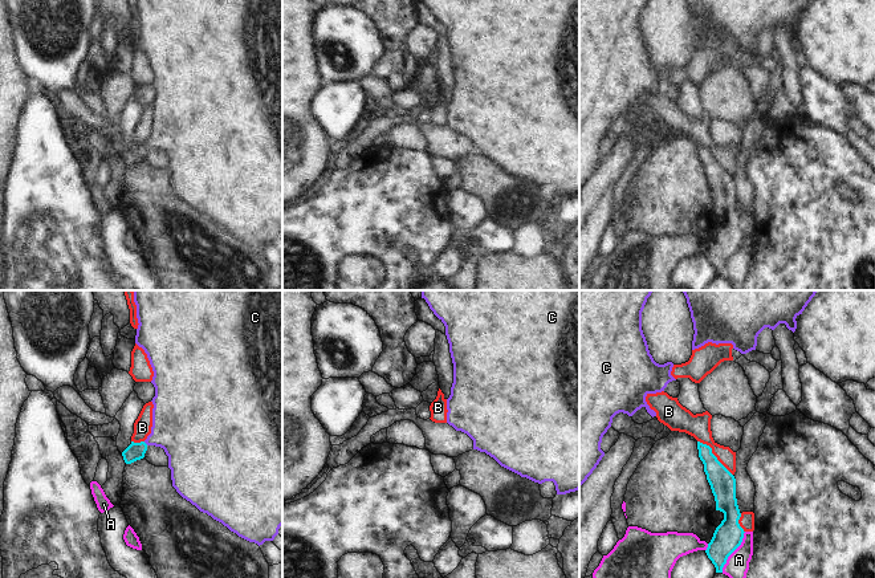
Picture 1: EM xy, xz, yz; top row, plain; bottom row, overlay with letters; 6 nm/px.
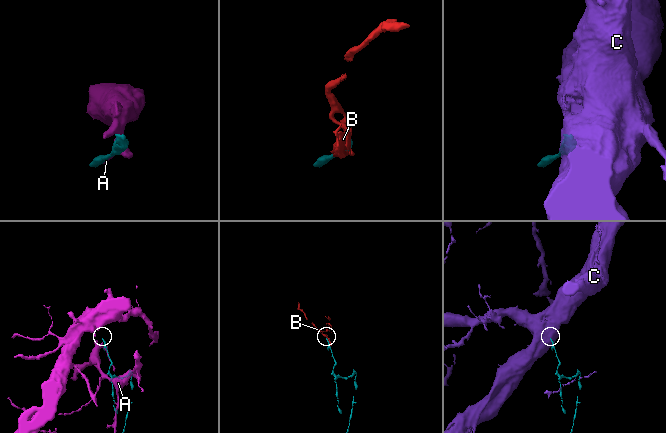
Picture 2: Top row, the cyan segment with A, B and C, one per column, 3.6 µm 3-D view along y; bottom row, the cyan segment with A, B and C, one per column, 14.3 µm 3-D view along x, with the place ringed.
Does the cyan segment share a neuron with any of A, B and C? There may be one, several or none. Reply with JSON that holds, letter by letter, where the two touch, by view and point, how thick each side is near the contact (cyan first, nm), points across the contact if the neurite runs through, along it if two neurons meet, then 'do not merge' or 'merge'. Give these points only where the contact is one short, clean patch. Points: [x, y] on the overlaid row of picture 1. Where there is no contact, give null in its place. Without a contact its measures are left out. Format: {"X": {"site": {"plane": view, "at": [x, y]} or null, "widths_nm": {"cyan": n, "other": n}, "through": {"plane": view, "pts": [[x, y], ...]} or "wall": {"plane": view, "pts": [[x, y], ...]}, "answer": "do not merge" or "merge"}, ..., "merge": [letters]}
{"A": {"site": {"plane": "yz", "at": [733, 550]}, "widths_nm": {"cyan": 180, "other": 140}, "answer": "do not merge"}, "B": {"site": {"plane": "yz", "at": [713, 455]}, "widths_nm": {"cyan": 160, "other": 140}, "answer": "do not merge"}, "C": {"site": {"plane": "xy", "at": [145, 443]}, "widths_nm": {"cyan": 110, "other": 360}, "through": {"plane": "xy", "pts": [[135, 451], [145, 443], [182, 426]]}, "answer": "merge"}, "merge": ["C"]}

